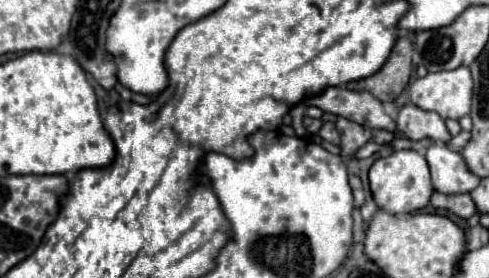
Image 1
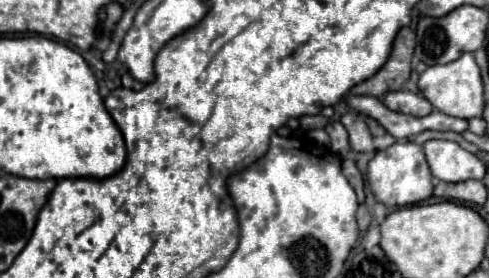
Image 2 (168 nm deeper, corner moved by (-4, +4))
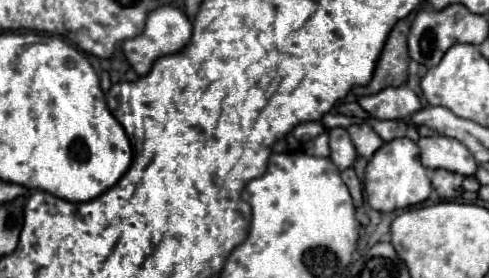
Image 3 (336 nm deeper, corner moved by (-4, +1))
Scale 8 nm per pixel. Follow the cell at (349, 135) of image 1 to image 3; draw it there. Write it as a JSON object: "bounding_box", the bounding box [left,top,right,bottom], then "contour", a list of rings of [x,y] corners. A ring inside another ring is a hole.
{"bounding_box":[347,124,383,158],"contour":[[[351,124],[347,128],[355,148],[357,148],[357,154],[359,156],[365,156],[365,158],[371,158],[375,154],[375,150],[383,144],[383,140],[377,136],[377,132],[369,126],[369,124]]]}

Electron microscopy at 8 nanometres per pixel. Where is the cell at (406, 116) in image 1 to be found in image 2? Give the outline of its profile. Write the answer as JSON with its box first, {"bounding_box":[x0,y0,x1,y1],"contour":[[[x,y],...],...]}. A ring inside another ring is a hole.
{"bounding_box":[381,89,433,117],"contour":[[[399,89],[399,91],[385,93],[381,101],[383,101],[383,105],[387,105],[393,111],[407,113],[407,115],[415,115],[415,117],[423,117],[423,115],[429,115],[433,111],[431,103],[423,95],[411,93],[407,89]]]}

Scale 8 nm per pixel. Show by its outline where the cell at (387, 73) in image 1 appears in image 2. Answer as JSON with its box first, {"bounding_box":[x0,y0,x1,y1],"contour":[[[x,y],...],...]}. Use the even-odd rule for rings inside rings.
{"bounding_box":[351,27,415,97],"contour":[[[411,27],[399,29],[391,55],[387,63],[367,81],[355,85],[351,89],[353,95],[373,95],[373,97],[383,97],[389,91],[397,91],[405,87],[405,81],[411,75],[411,57],[415,49],[415,33]]]}

